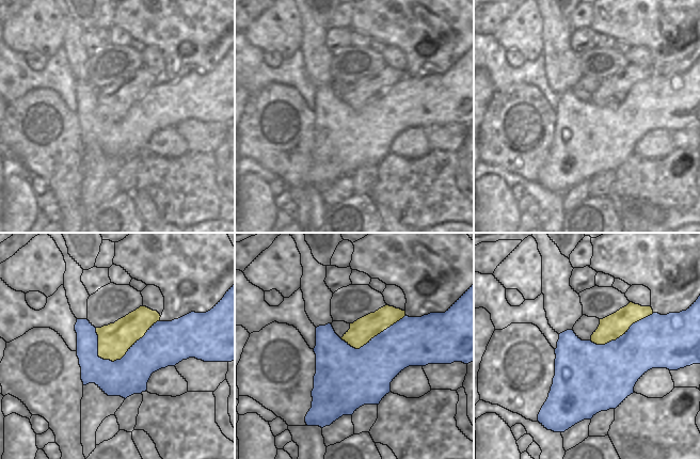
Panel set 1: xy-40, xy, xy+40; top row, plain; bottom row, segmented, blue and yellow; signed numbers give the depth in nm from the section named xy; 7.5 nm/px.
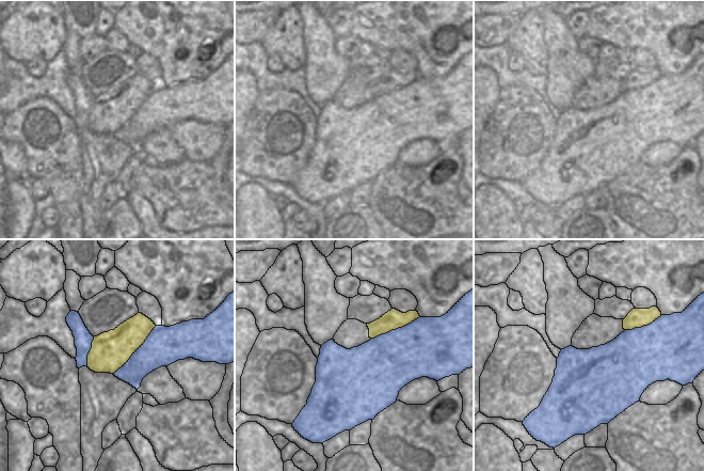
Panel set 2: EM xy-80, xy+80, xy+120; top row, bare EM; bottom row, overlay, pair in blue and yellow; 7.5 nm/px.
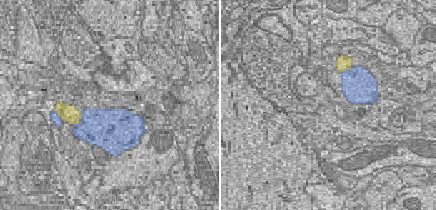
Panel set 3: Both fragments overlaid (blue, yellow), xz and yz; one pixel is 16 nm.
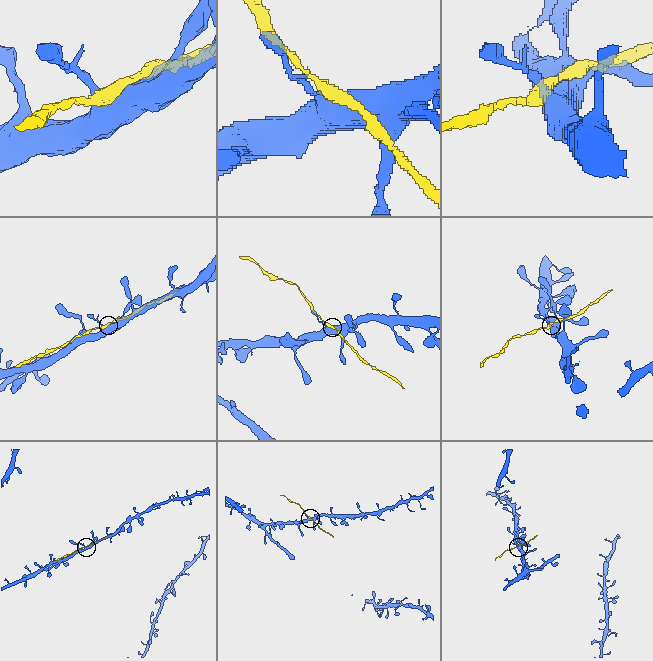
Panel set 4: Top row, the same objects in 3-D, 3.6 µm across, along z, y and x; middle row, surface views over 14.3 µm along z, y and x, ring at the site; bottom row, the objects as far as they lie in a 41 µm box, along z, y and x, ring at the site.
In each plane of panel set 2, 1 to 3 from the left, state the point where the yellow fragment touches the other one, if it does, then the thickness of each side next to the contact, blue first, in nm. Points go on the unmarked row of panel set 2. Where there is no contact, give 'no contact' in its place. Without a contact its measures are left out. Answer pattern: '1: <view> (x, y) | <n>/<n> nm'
1: xy-80 (137, 111) | 280/300 nm
2: xy+80 (396, 90) | 420/150 nm
3: xy+120 (643, 87) | 460/140 nm

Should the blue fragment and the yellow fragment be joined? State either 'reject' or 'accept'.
accept

